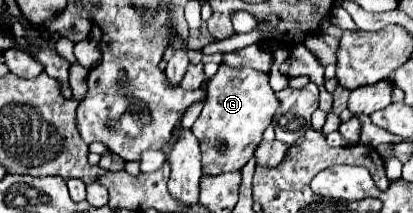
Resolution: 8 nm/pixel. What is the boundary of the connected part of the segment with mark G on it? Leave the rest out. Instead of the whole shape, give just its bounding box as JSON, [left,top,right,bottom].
[191,65,279,175]

